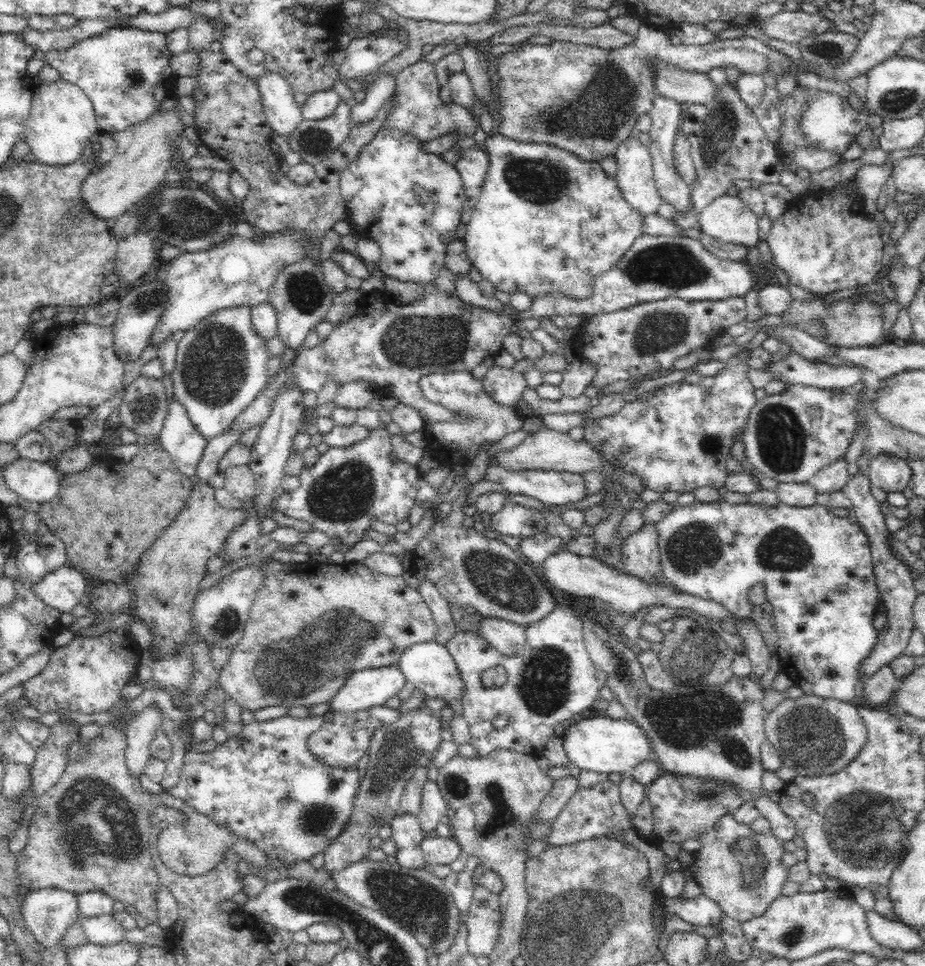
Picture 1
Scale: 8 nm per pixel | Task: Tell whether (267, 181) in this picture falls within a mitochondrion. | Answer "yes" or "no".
no

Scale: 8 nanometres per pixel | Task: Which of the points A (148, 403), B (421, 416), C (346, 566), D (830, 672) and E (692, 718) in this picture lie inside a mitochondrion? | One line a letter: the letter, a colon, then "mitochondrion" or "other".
A: mitochondrion
B: other
C: other
D: other
E: mitochondrion

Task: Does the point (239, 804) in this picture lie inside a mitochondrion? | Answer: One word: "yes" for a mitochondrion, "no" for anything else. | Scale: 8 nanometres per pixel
no

